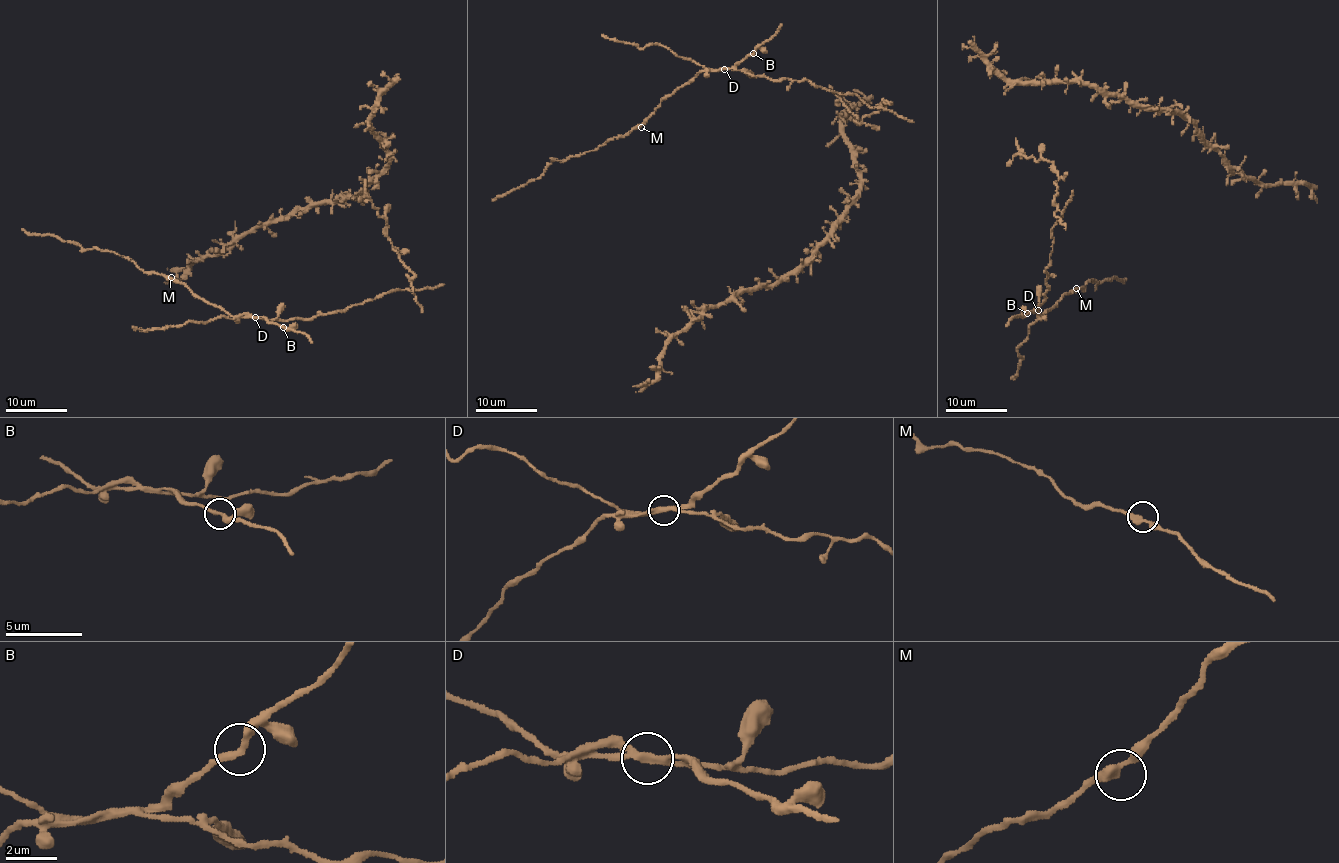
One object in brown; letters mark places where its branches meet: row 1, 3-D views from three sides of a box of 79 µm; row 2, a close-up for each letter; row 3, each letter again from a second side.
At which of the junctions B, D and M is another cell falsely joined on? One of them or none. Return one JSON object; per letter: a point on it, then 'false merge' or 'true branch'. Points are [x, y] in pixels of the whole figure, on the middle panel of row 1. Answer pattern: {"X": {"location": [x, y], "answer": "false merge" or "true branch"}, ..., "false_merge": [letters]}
{"B": {"location": [753, 53], "answer": "true branch"}, "D": {"location": [724, 69], "answer": "false merge"}, "M": {"location": [641, 127], "answer": "true branch"}, "false_merge": ["D"]}

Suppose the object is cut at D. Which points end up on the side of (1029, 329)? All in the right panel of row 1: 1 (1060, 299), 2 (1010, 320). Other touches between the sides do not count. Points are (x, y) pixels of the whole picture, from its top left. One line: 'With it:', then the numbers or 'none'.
With it: none

